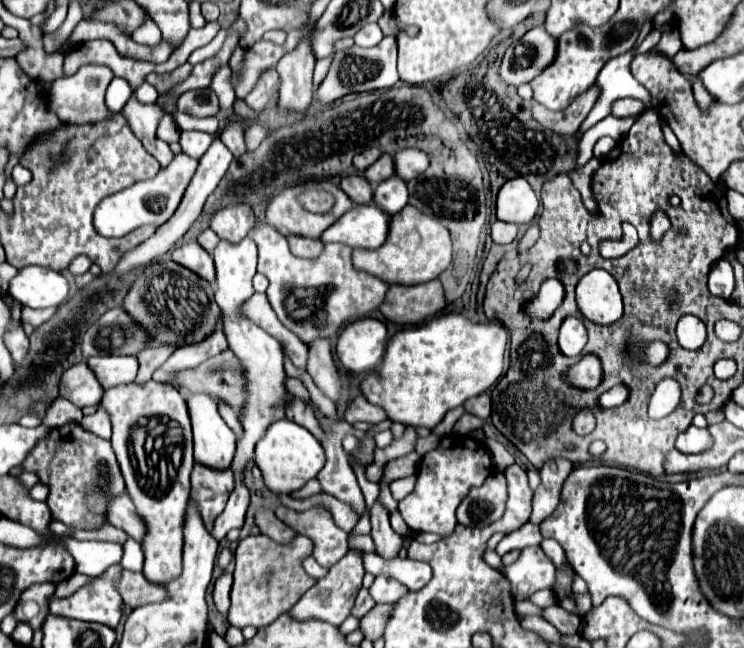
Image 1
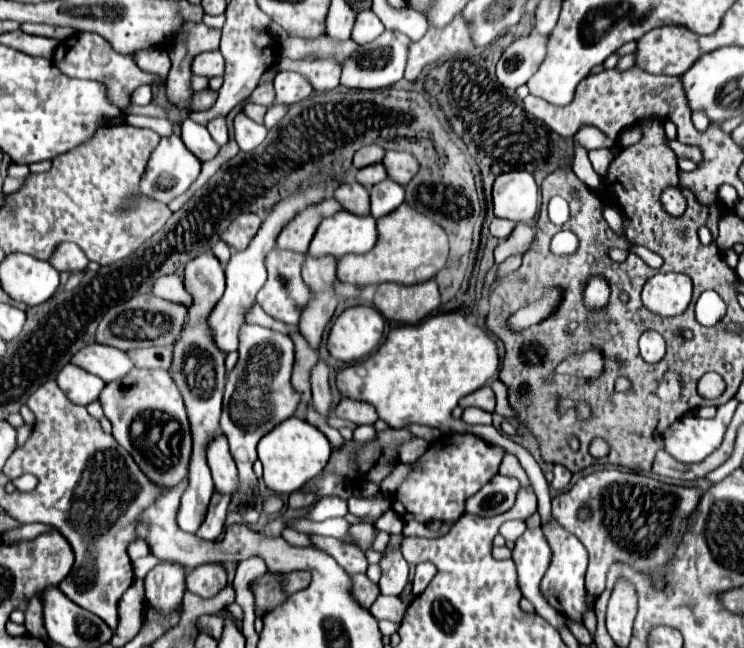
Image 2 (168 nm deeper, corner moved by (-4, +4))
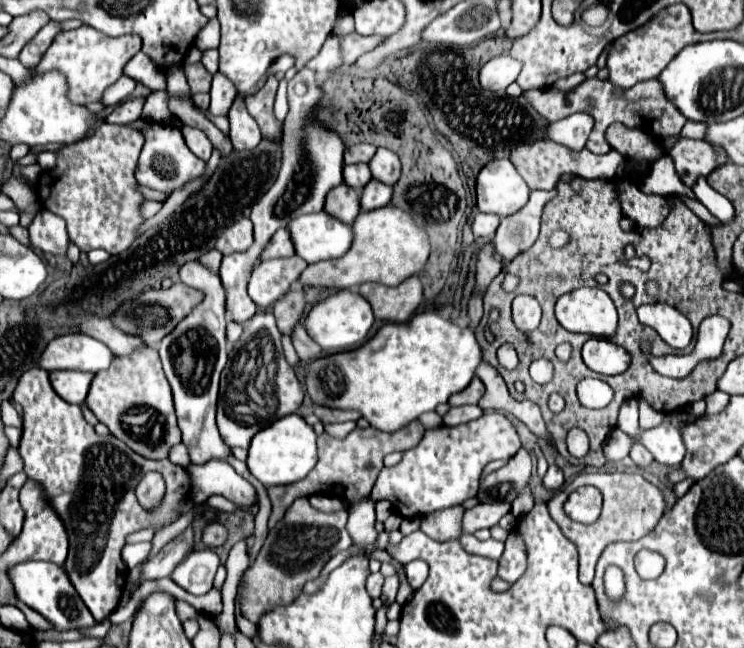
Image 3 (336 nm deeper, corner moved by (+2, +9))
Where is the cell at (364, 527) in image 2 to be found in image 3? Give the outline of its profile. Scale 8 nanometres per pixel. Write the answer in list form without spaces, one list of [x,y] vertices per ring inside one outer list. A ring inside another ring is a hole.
[[[297,498],[285,512],[283,522],[285,528],[269,530],[255,564],[245,574],[243,616],[253,624],[257,624],[261,616],[271,612],[275,606],[291,604],[301,594],[303,584],[319,576],[329,558],[353,546],[345,528],[347,510],[327,514],[323,510],[315,510],[307,498]]]

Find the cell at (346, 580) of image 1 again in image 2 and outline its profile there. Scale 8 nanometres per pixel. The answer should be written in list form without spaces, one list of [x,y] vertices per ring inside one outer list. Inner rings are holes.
[[[355,573],[349,577],[351,577],[351,593],[353,593],[355,601],[363,609],[369,609],[373,605],[373,601],[379,597],[379,587],[375,583],[371,583],[365,573]]]

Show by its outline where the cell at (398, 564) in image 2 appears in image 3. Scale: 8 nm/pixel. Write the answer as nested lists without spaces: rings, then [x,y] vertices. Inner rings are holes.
[[[391,576],[391,578],[385,580],[385,584],[383,584],[383,594],[381,594],[381,600],[383,600],[383,606],[385,606],[385,608],[389,608],[389,604],[395,602],[397,586],[399,586],[397,576]]]

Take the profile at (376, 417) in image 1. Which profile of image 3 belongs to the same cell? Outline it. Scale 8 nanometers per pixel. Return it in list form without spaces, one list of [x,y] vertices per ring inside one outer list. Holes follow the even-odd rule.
[[[315,408],[315,416],[323,424],[333,424],[333,422],[347,422],[347,420],[359,420],[361,414],[355,410],[333,410],[333,408]]]

